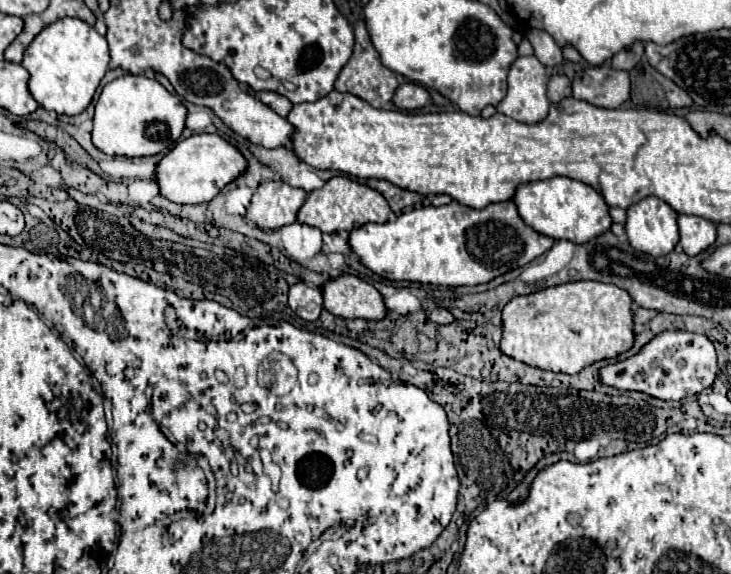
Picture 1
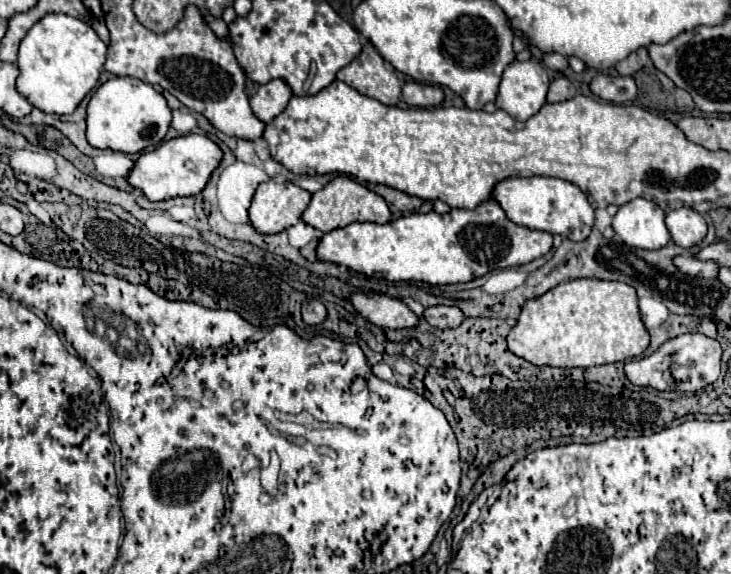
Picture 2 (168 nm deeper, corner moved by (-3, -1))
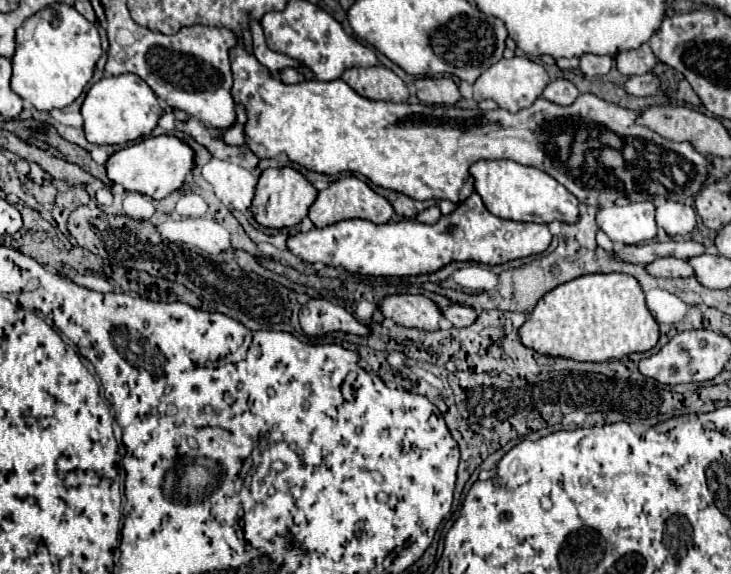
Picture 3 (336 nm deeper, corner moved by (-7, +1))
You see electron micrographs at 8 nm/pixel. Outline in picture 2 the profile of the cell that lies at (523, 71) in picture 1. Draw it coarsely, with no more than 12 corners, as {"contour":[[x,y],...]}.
{"contour":[[512,61],[494,103],[516,121],[546,103],[540,61]]}

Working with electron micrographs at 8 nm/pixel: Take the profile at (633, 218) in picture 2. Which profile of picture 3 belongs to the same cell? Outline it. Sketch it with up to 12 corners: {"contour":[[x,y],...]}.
{"contour":[[650,201],[600,209],[612,241],[638,245],[658,235]]}

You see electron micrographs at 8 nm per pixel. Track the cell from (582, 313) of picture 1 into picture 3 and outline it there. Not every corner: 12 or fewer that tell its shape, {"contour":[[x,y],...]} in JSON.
{"contour":[[632,275],[548,291],[518,335],[602,363],[650,351],[658,325]]}

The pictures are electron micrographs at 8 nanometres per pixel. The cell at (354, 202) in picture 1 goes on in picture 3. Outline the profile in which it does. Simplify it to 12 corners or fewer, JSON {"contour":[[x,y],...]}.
{"contour":[[354,175],[320,191],[316,227],[346,219],[388,223],[392,205]]}

